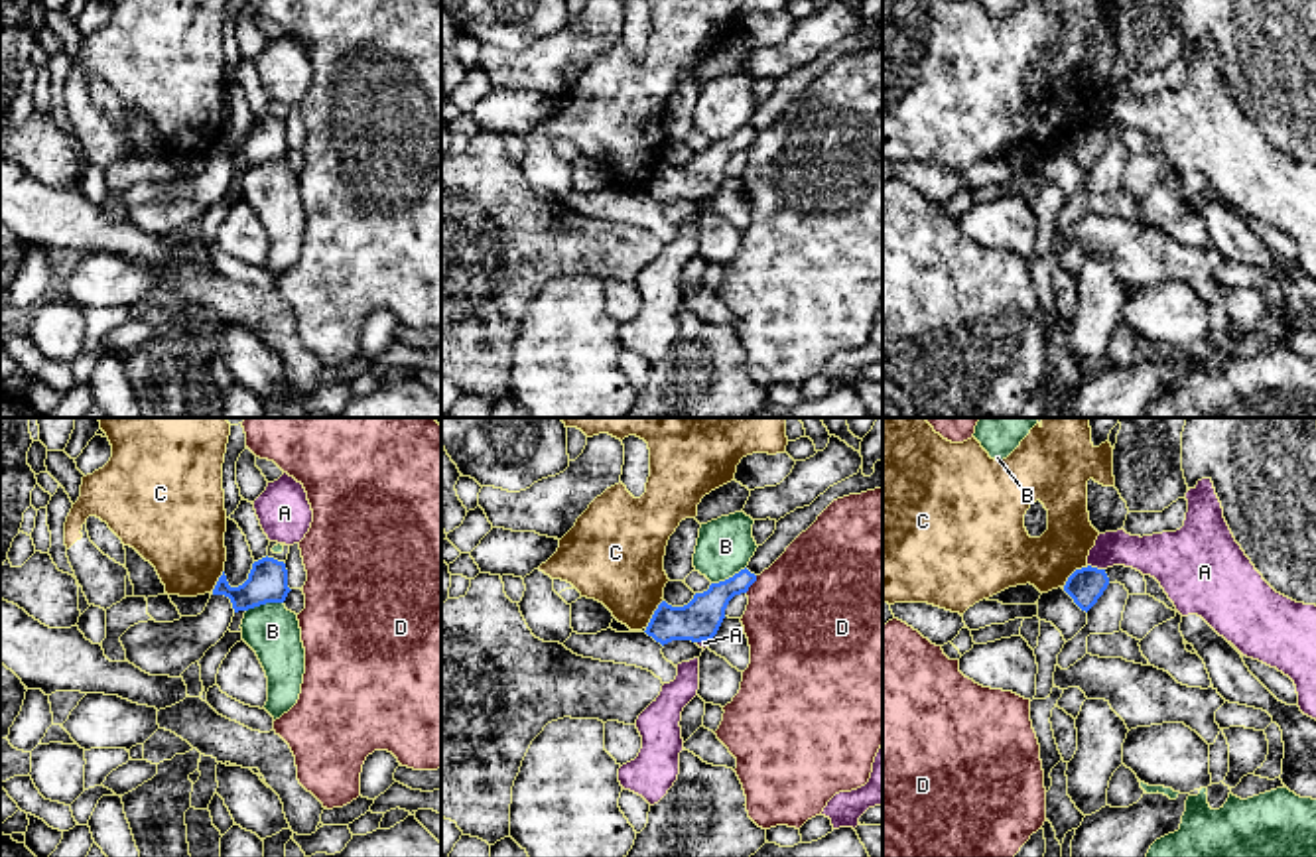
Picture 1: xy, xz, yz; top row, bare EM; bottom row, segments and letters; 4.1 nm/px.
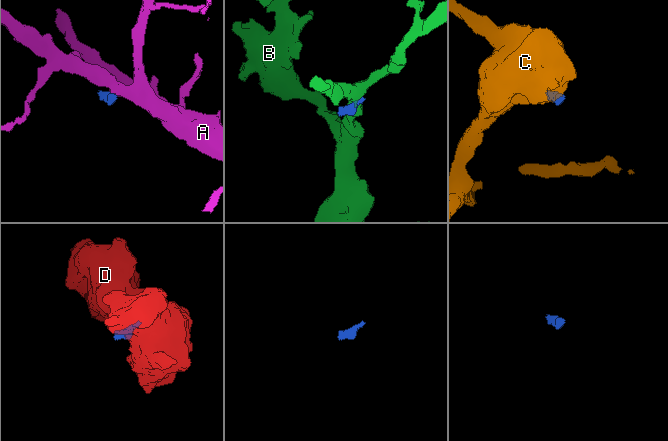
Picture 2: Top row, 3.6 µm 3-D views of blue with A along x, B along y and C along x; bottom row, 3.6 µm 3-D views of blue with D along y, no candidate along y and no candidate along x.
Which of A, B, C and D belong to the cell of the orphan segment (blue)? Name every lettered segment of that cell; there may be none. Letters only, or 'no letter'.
no letter

